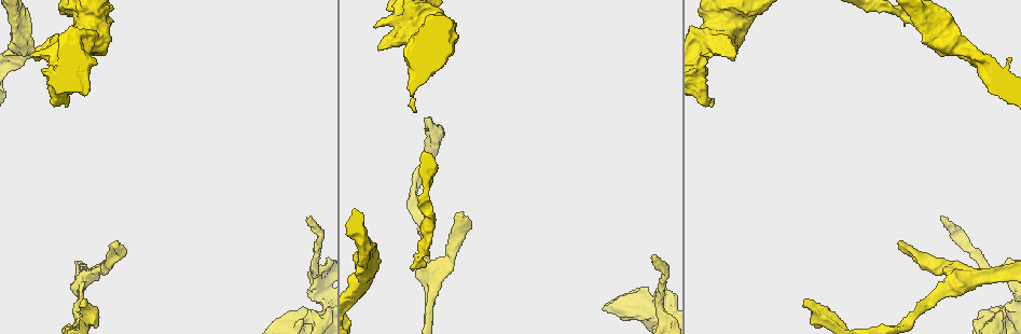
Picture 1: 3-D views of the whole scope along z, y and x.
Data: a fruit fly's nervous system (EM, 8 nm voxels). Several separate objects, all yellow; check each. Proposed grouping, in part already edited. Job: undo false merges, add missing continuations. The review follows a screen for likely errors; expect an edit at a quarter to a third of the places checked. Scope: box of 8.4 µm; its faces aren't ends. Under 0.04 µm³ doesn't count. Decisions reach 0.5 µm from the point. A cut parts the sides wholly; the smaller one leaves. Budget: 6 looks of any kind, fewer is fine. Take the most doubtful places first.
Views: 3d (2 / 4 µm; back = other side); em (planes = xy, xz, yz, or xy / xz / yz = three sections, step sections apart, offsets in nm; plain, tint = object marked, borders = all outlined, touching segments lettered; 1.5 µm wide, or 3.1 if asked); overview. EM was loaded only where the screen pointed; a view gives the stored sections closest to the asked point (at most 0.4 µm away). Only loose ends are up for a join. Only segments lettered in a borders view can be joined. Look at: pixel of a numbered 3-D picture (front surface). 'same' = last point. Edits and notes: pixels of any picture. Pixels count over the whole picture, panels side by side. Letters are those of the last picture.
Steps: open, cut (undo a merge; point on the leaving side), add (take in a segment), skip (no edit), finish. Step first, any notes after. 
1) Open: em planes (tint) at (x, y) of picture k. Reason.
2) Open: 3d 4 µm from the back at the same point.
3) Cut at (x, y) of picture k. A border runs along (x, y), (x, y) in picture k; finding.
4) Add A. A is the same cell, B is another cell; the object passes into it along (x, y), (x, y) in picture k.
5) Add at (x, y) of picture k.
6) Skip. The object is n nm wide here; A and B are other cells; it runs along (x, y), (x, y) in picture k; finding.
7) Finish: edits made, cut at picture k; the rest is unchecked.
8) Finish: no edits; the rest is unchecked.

Open: em planes (borders) at (461, 213) of picture 1. Branch stops here.

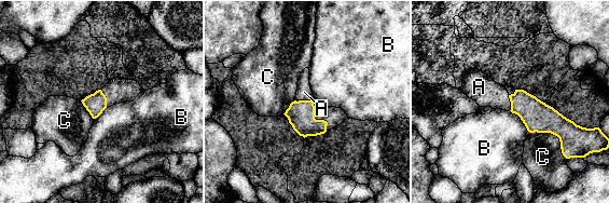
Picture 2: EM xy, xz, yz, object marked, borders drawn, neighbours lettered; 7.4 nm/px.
Add A. A is the same cell, B and C are other cells; the object passes into it along (301, 114), (304, 100), (304, 92) in picture 2; the neuron continues.

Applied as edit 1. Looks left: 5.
Open: 3d 2 µm at (940, 219) of picture 1.

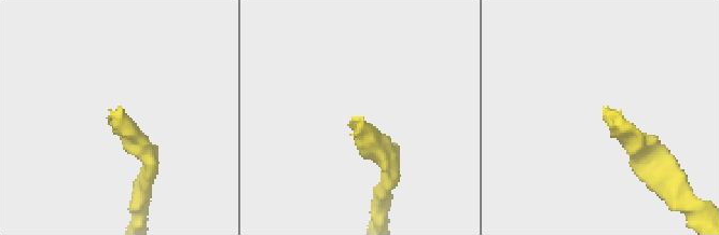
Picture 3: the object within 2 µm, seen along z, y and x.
Open: em planes (borders) at (116, 110) of picture 3.

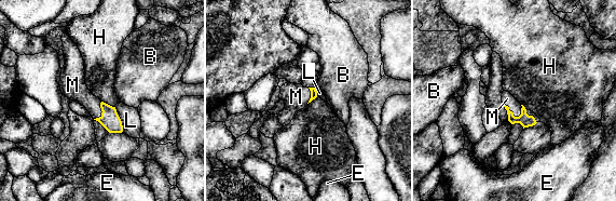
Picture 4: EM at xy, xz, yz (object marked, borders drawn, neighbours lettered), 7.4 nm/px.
Add M. M is the same cell, B, E, H and L are other cells; the object passes into it along (525, 120), (512, 112), (507, 98) in picture 4; it goes on there.

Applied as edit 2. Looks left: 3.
Open: overview. Redraw.

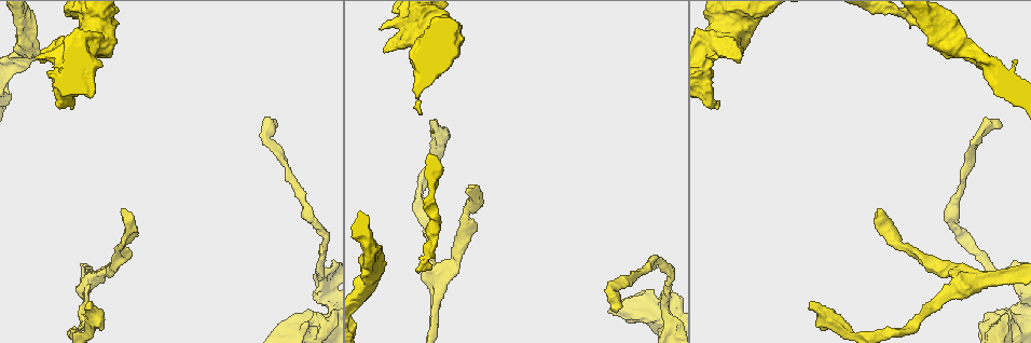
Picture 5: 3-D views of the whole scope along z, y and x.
Open: em planes (borders) at (996, 120) of picture 5. Free end.

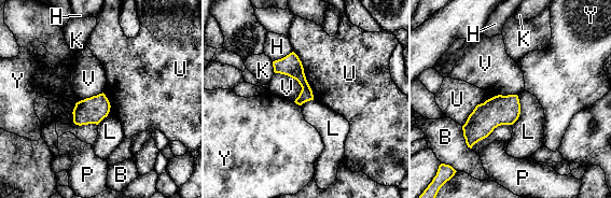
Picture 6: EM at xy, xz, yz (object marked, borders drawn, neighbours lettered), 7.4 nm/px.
Skip. The object is 100 nm wide here; B, H, K, L, P, U, V and Y are other cells; a border runs along (275, 72), (297, 82), (294, 101) in picture 6; none of them fits.

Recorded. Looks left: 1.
Finish: edits made, add at picture 2, add at picture 4; the rest is unchecked.

